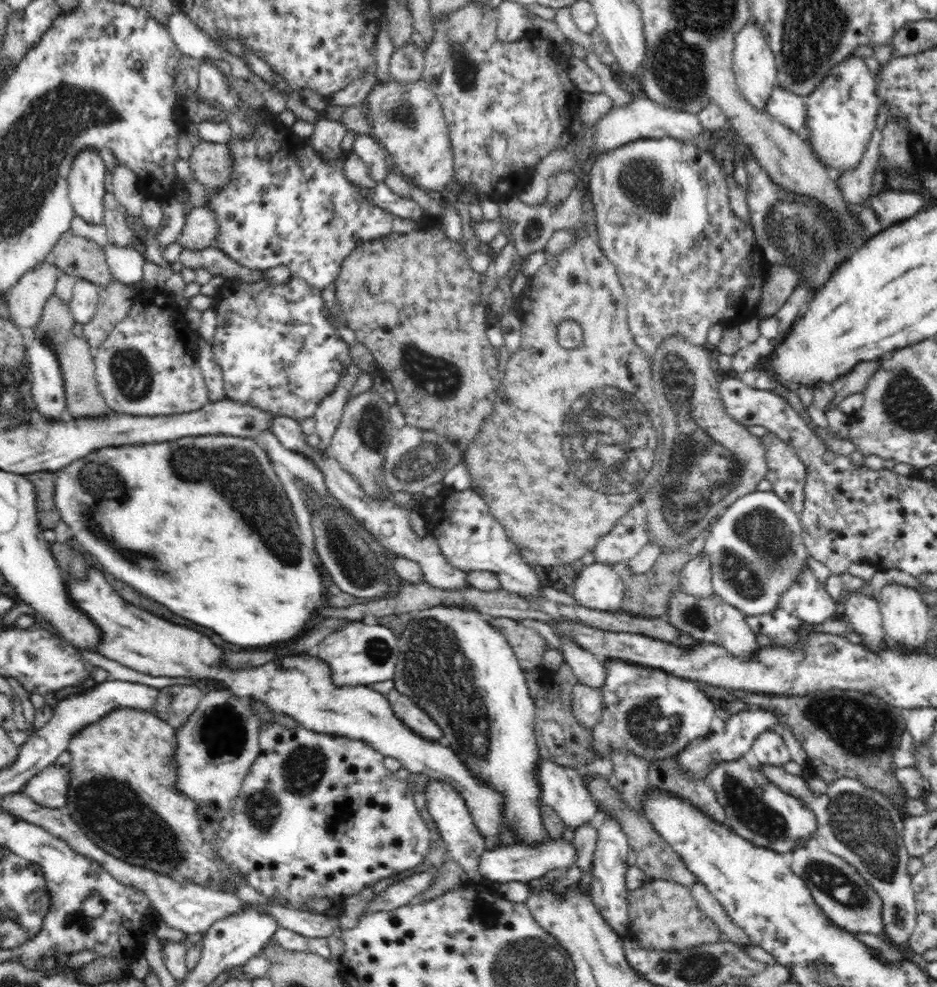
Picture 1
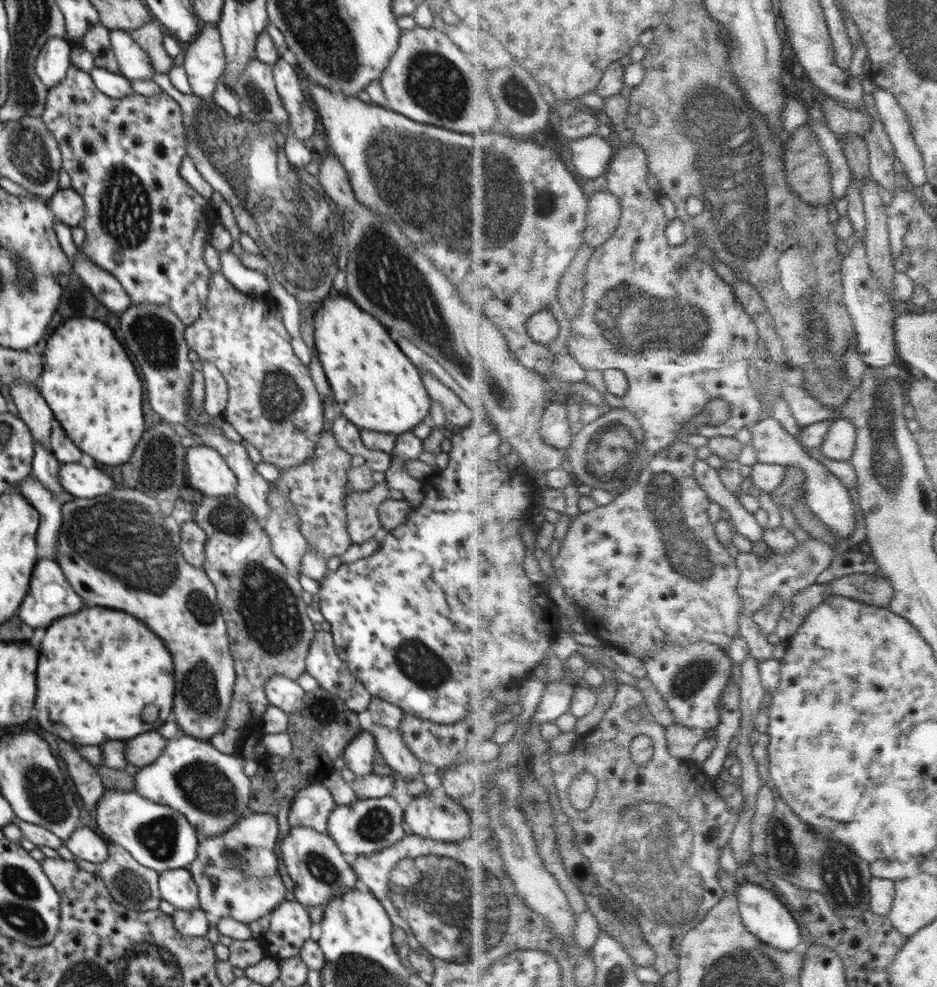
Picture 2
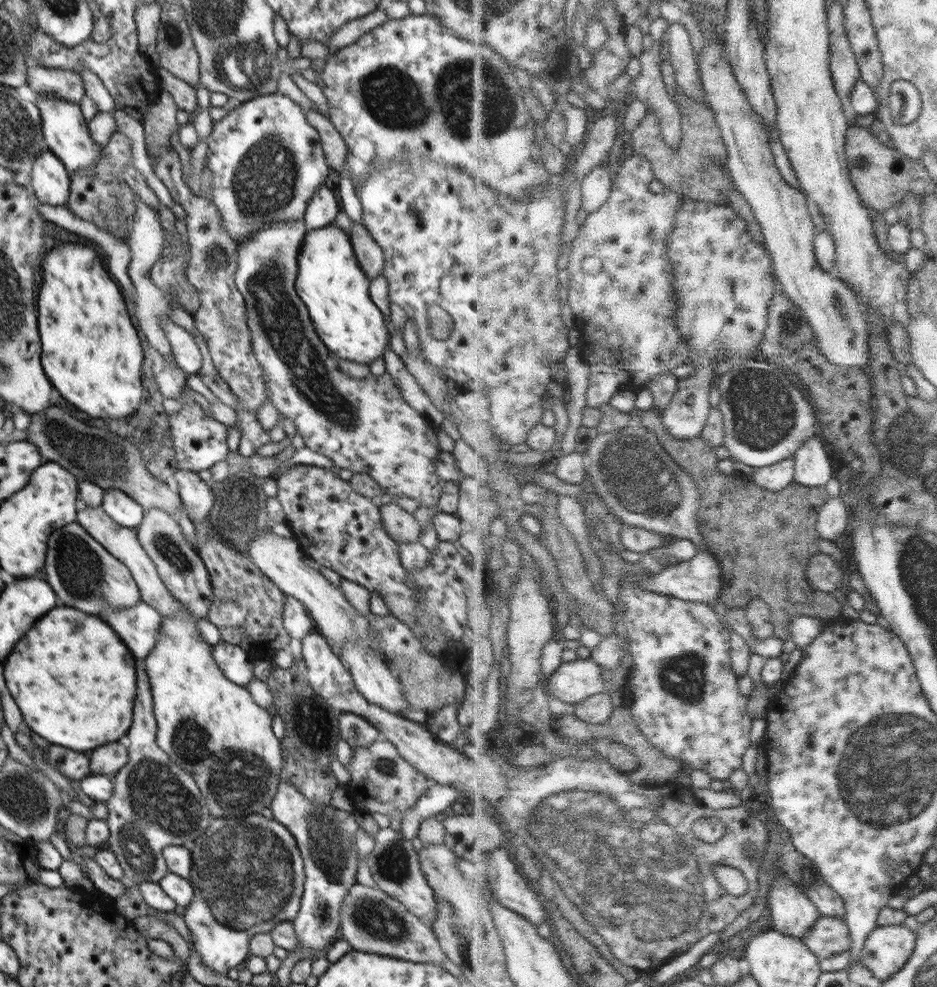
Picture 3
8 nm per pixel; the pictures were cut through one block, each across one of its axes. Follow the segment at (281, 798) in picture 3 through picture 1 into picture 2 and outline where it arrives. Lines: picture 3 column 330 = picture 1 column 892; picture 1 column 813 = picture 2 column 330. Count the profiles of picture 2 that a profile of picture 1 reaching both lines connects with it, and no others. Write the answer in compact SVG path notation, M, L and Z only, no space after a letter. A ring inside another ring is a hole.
M322 782L300 789L291 802L288 822L290 826L307 826L318 833L328 832L328 817L336 802Z

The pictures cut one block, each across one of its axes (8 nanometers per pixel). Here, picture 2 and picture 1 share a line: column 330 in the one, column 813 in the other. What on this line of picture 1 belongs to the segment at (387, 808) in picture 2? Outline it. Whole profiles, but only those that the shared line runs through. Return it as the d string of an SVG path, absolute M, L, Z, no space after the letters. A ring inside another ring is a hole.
M744 757L724 760L706 772L704 780L714 790L718 803L724 807L726 819L736 834L756 846L788 855L800 842L818 837L816 815L798 797L780 790L770 782L762 770L748 765Z

